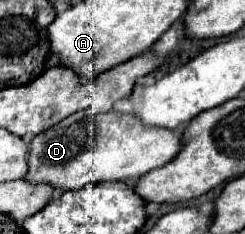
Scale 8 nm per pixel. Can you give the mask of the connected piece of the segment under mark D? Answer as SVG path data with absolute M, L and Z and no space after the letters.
M76 111L30 141L28 171L24 179L34 185L52 185L58 191L82 189L88 183L102 181L132 183L148 171L170 163L180 149L182 143L178 131L170 133L170 129L146 129L134 115L114 111L94 115L92 135L92 115L88 115L88 111Z

